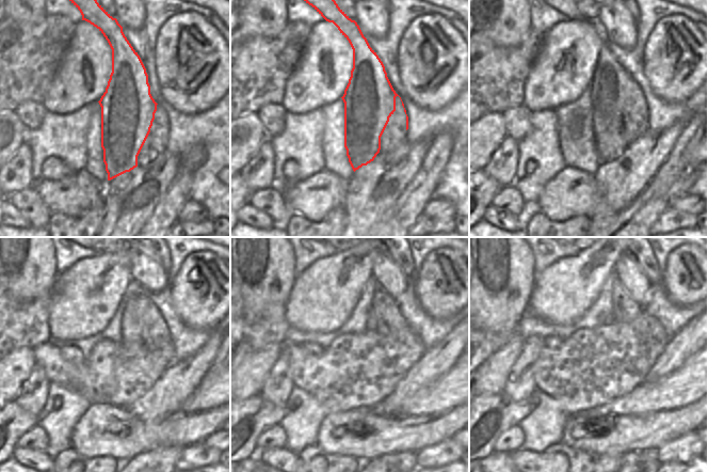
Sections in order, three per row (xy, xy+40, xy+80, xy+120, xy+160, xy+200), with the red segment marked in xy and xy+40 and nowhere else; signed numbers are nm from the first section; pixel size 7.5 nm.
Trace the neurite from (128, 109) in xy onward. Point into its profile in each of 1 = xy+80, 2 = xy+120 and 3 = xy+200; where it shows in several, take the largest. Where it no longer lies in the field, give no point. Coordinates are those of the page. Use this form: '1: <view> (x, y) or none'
1: xy+80 (613, 92)
2: xy+120 (151, 328)
3: xy+200 (630, 310)

